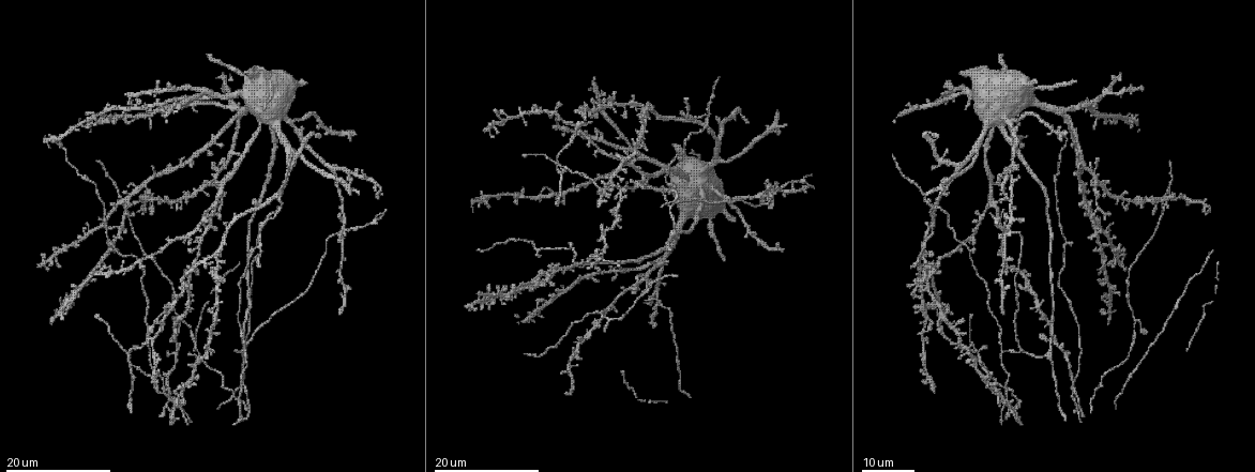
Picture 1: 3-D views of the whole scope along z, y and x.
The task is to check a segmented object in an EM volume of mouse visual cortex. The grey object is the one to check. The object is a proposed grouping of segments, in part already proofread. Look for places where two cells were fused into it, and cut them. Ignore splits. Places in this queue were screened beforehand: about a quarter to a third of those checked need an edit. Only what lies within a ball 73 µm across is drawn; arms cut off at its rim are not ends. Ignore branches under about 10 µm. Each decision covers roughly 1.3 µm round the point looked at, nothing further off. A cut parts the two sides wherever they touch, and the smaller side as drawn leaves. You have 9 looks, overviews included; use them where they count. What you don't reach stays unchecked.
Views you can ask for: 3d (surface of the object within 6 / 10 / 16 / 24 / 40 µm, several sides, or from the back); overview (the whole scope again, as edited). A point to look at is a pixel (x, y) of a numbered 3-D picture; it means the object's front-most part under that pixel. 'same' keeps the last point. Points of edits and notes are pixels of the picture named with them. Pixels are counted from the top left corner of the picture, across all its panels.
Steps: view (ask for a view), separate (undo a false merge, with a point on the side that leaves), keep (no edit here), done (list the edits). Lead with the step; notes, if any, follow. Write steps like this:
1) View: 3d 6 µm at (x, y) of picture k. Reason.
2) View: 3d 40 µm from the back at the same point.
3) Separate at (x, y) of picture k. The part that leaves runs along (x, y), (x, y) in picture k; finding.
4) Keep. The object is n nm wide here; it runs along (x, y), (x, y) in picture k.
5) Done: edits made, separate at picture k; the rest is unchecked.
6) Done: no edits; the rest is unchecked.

View: 3d 24 µm at (934, 208) of picture 1. Four-way junction.

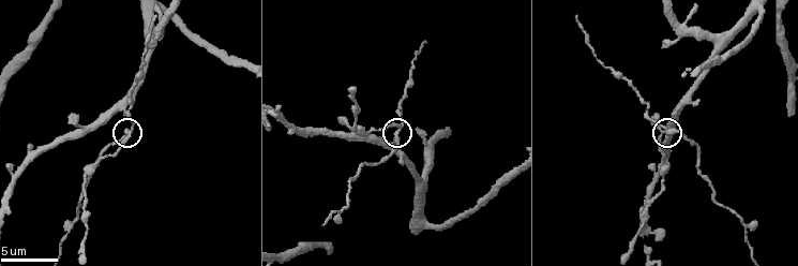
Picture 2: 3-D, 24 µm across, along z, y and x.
View: 3d 6 µm at (396, 137) of picture 2.

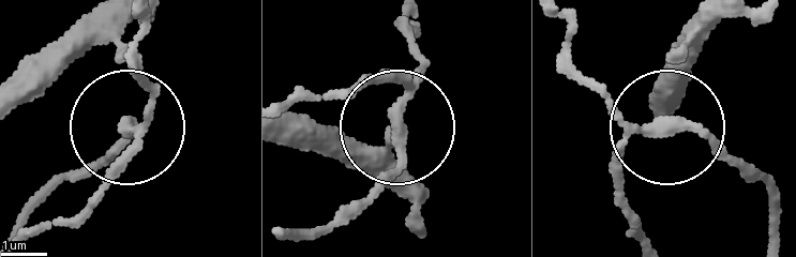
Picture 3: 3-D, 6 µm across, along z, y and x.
Separate at (101, 187) of picture 3. The object is 210 nm wide here; a second cell is stuck on.

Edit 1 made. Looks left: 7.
View: 3d 24 µm at (981, 364) of picture 1.

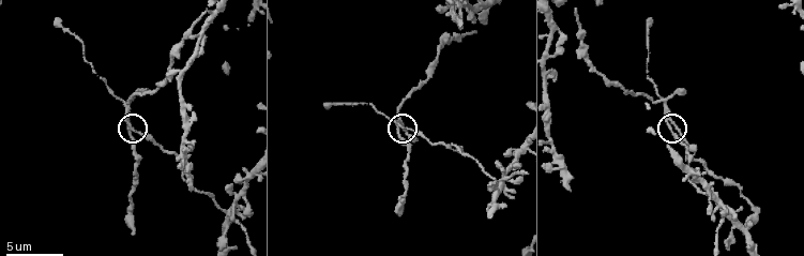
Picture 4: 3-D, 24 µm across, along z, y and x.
View: 3d 10 µm at (672, 122) of picture 4.

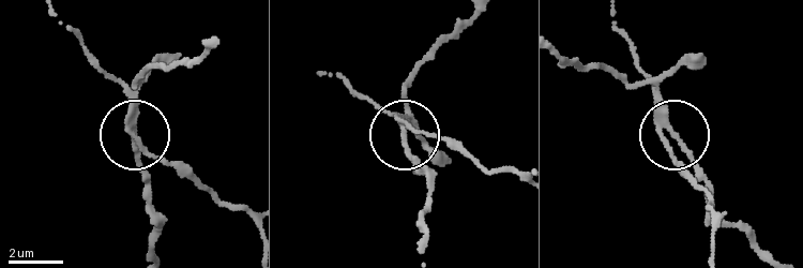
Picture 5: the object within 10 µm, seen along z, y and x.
Separate at (406, 142) of picture 5. The side arm is 14 µm long; the part that leaves runs along (663, 105), (649, 82), (559, 59) in picture 5; two cells meet here.

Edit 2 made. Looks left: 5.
View: overview.

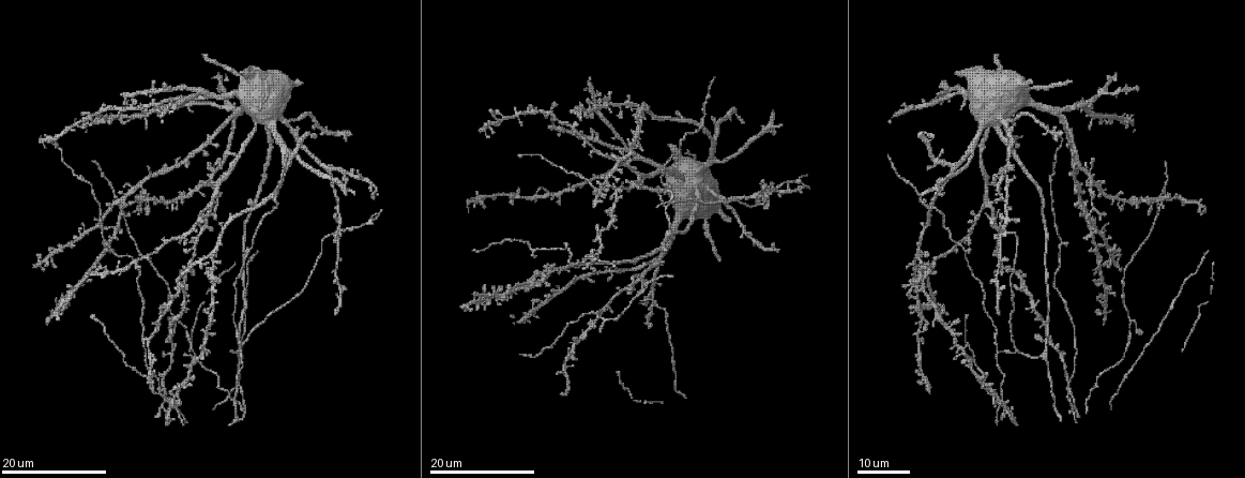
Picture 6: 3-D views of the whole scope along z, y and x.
View: 3d 24 µm at (168, 402) of picture 6. Small branch off a trunk.

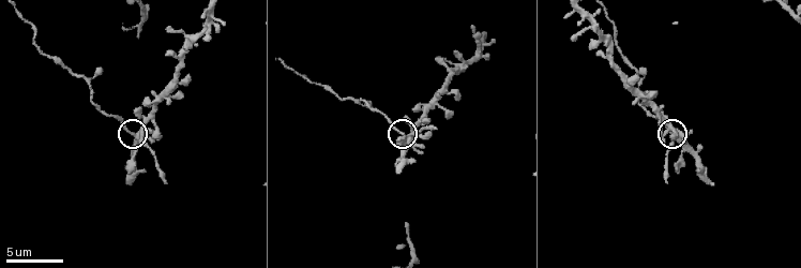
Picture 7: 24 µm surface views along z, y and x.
View: 3d 6 µm at (135, 133) of picture 7.

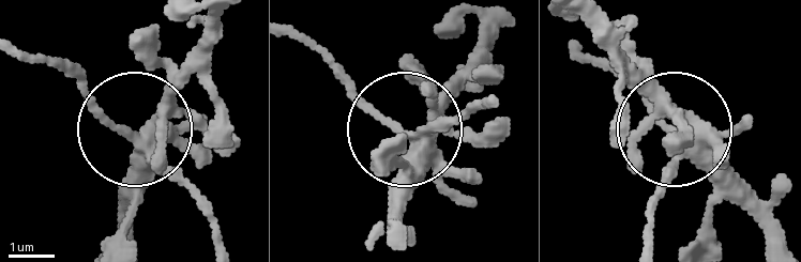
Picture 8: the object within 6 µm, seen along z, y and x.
Keep. Continuous, no second cell.

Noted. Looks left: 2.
View: 3d 24 µm at (184, 298) of picture 6. Narrows sharply.

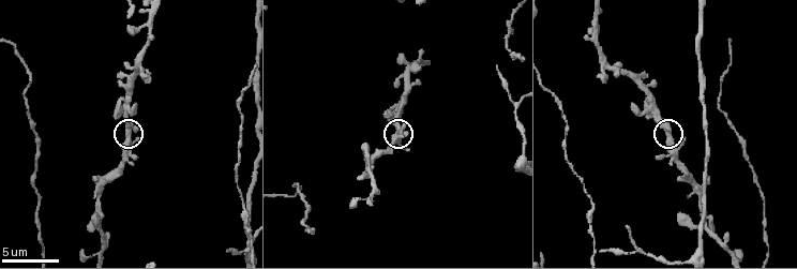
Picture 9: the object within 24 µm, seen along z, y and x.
View: 3d 10 µm at (129, 135) of picture 9. Zoom in.

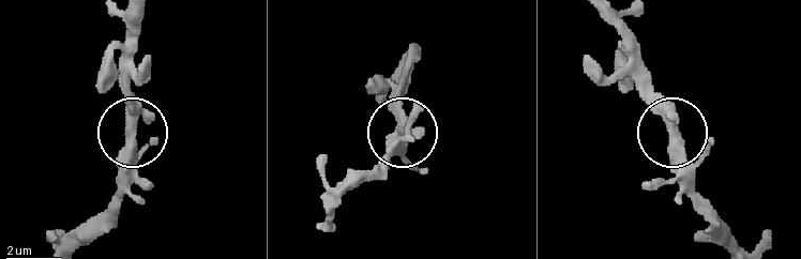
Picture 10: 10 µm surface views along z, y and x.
Keep. The object is 330 nm wide here; it runs along (141, 15), (127, 49), (135, 153), (127, 192) in picture 10; all the same cell.

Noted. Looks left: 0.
Done: edits made, separate at picture 3, separate at picture 5; the rest is unchecked.

